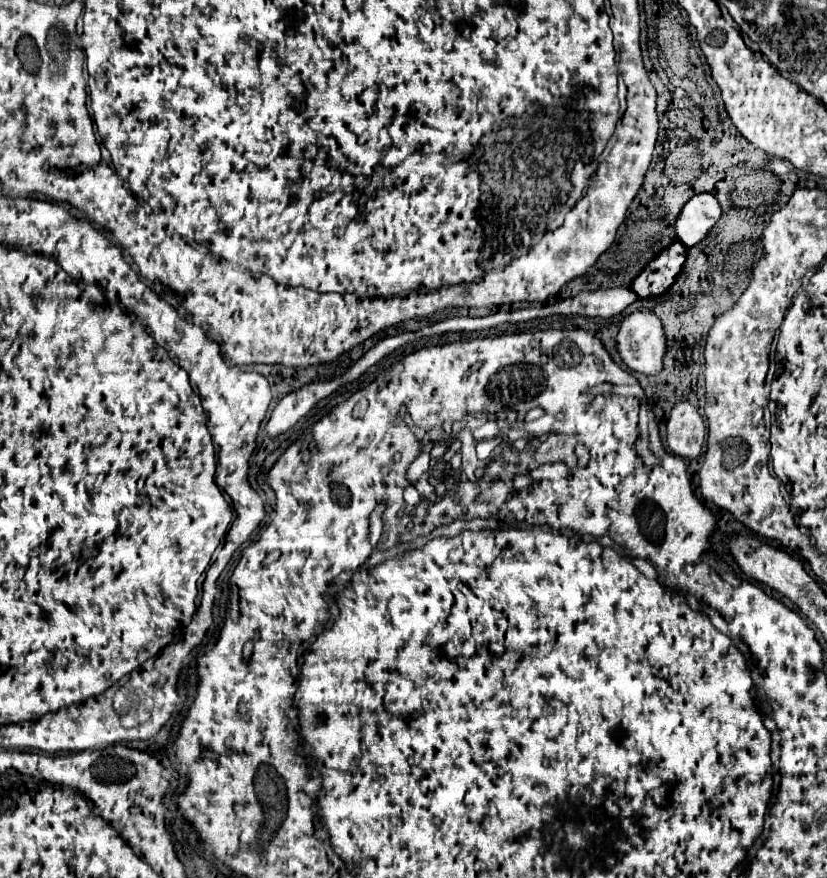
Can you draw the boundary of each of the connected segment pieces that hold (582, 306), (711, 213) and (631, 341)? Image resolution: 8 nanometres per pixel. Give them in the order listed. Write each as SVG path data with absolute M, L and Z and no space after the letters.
M627 287L581 291L575 297L555 301L543 307L539 315L589 315L589 317L613 317L629 307L637 295Z
M711 193L693 195L681 209L675 221L675 235L685 247L693 247L699 243L709 229L717 223L721 215L721 207Z
M635 311L627 315L619 327L617 349L621 359L633 371L655 375L661 371L667 339L657 315Z

